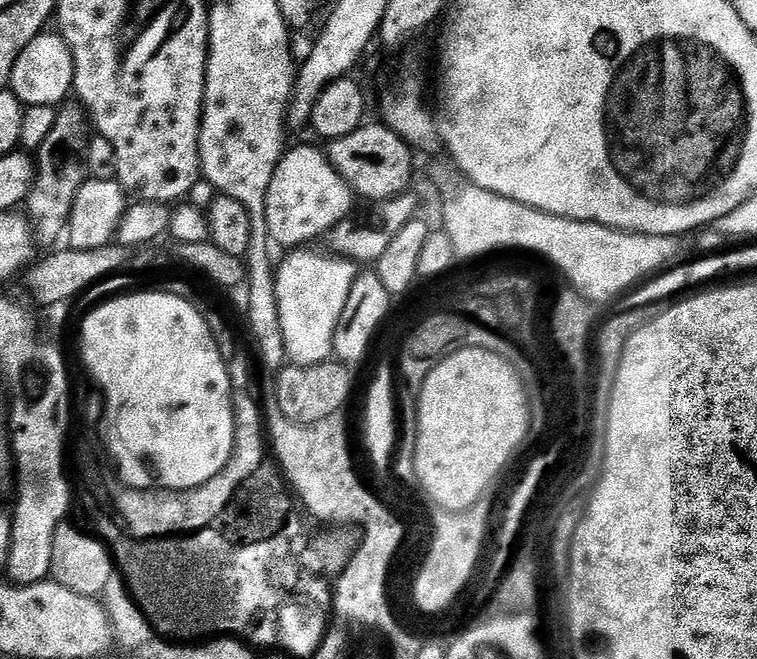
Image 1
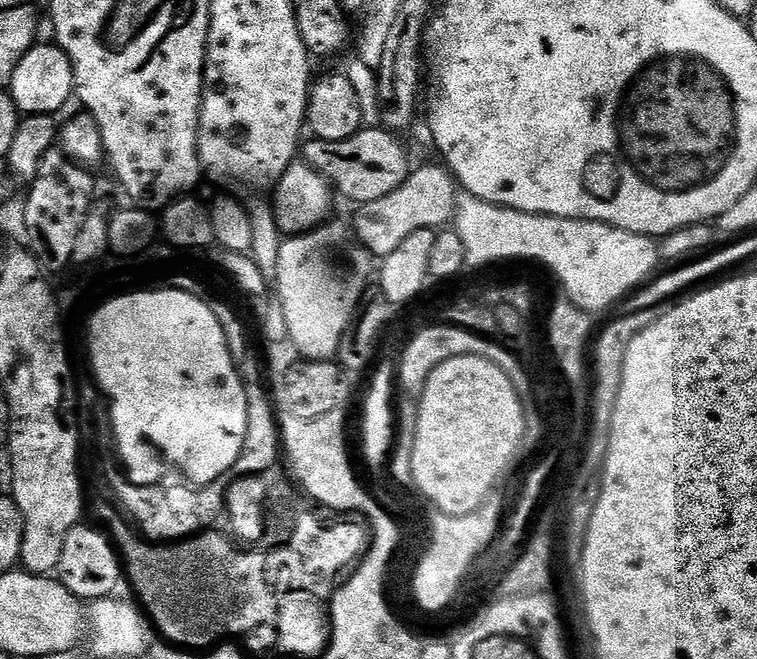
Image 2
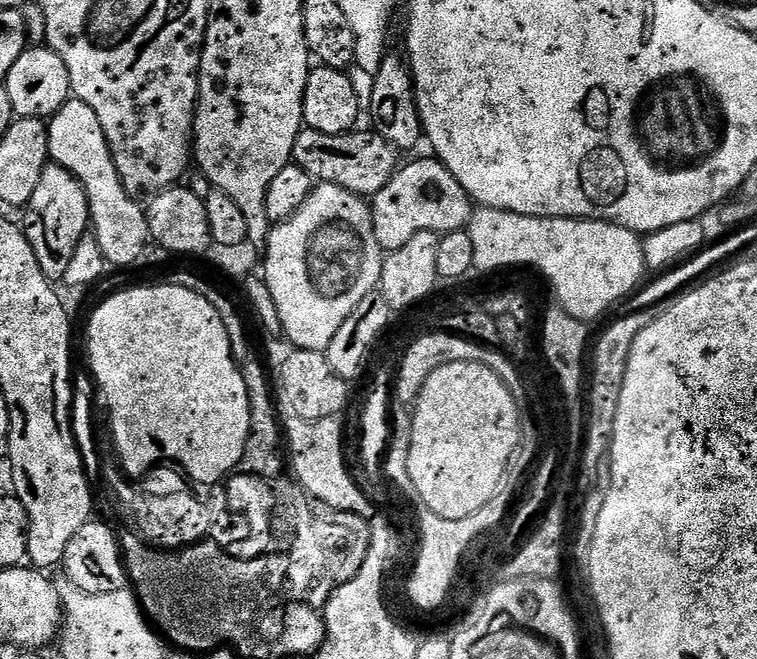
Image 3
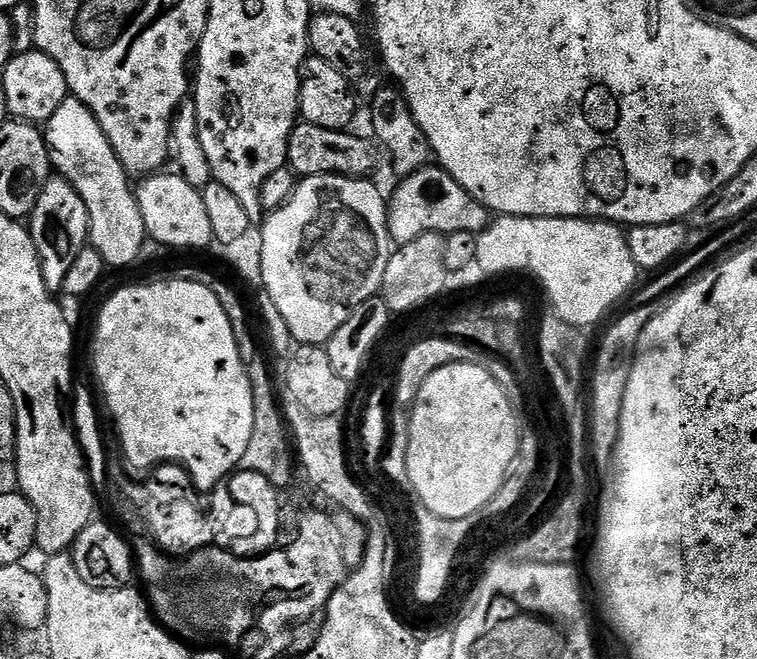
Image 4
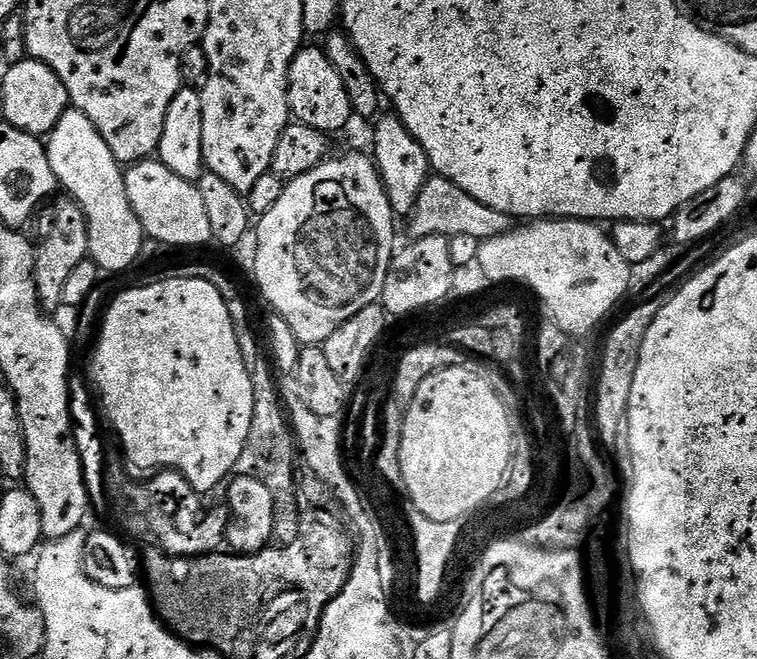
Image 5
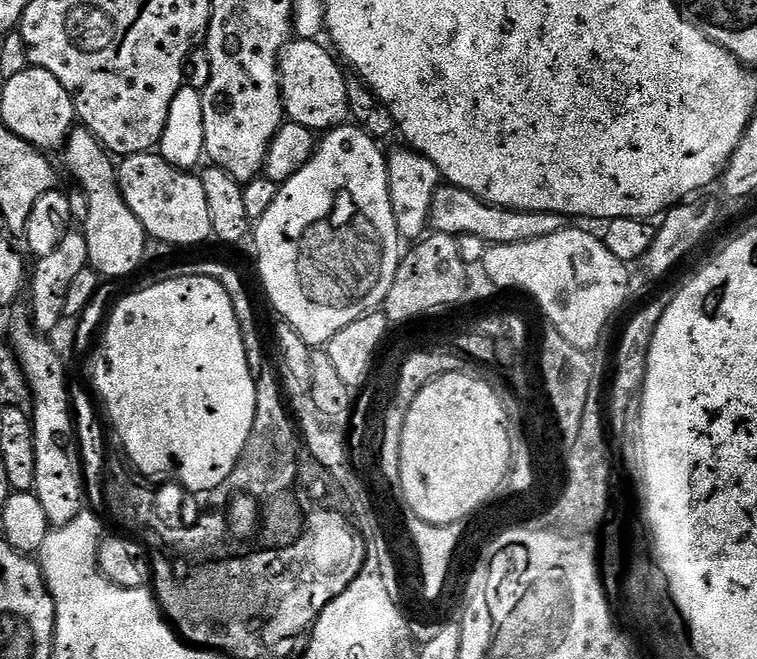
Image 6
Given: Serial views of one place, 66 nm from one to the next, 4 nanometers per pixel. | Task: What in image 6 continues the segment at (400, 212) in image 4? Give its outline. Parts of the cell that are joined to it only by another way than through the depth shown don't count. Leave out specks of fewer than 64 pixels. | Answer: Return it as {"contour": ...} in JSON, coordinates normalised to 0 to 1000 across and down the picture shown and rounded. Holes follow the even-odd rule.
{"contour":[[[587,276],[573,294],[568,319],[568,346],[571,352],[594,355],[604,361],[616,355],[626,355],[626,361],[637,361],[641,370],[688,370],[705,367],[711,361],[721,361],[727,355],[737,355],[748,344],[748,331],[736,322],[686,322],[678,316],[659,316],[657,310],[645,310],[598,279]]]}

